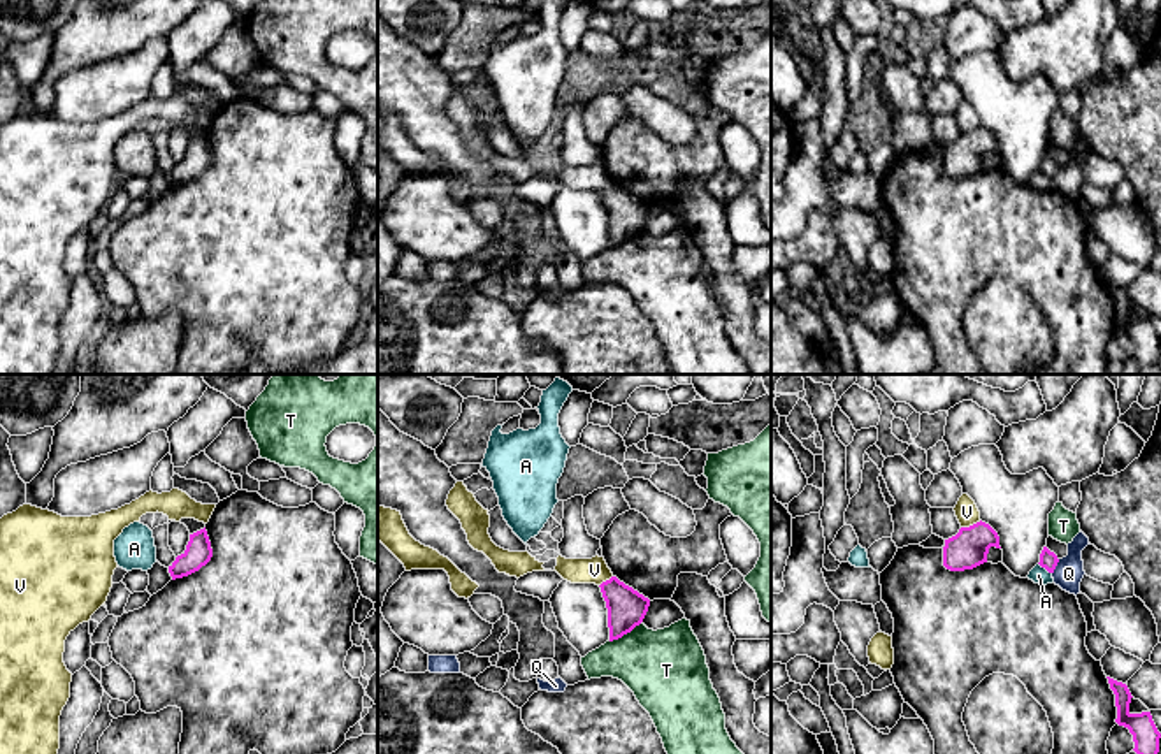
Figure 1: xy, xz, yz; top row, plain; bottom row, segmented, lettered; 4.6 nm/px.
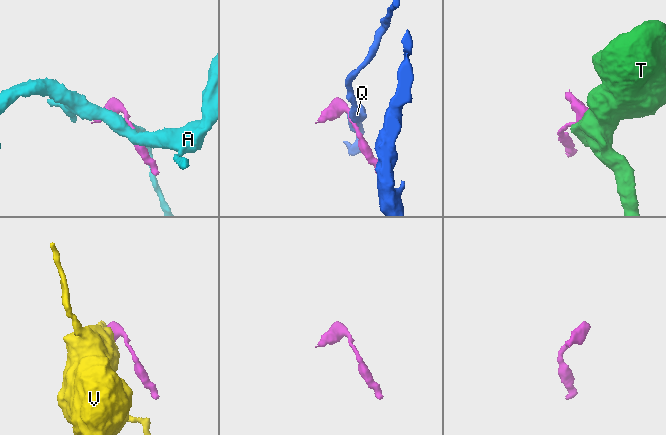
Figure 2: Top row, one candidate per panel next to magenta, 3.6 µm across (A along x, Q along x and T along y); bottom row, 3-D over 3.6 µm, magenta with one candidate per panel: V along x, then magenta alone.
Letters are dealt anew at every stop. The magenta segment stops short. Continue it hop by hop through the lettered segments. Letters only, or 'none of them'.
none of them

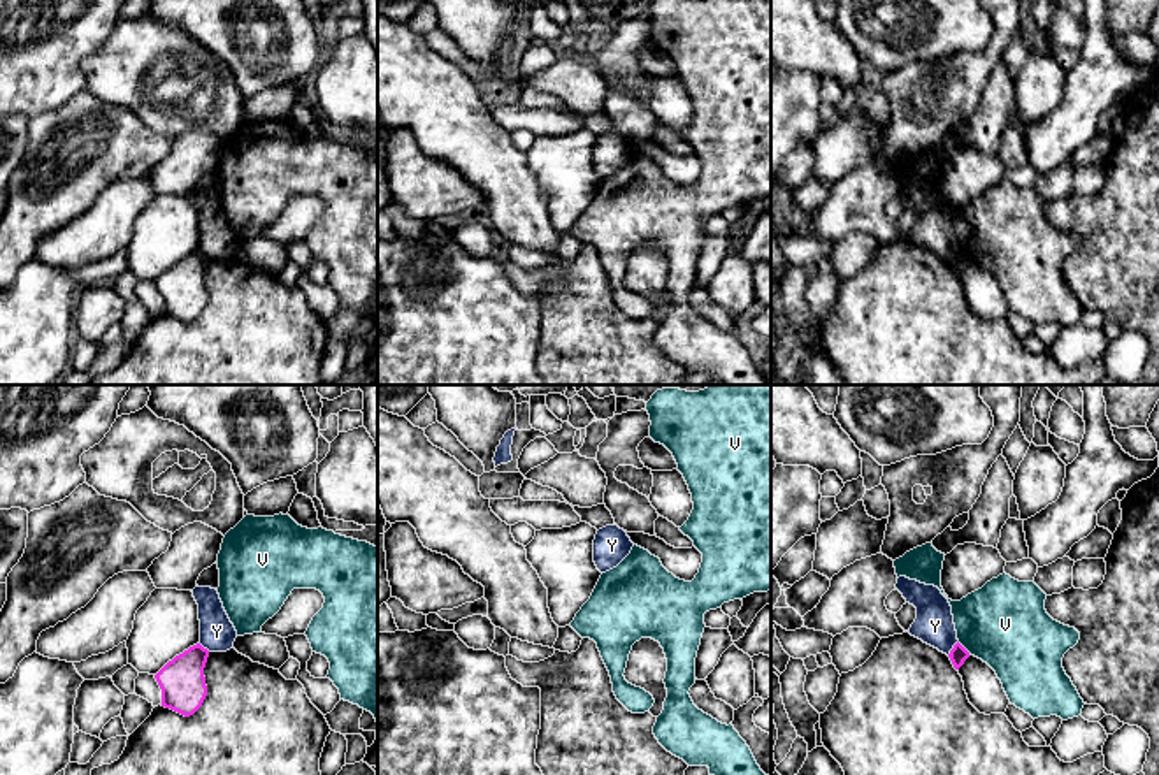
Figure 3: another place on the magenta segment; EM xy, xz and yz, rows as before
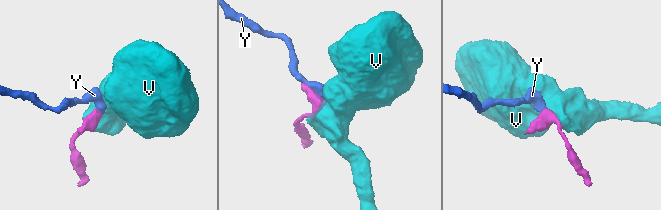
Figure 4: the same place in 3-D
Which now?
none of them

